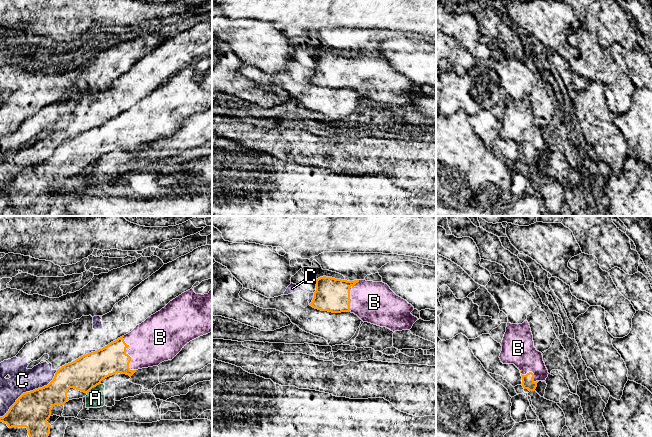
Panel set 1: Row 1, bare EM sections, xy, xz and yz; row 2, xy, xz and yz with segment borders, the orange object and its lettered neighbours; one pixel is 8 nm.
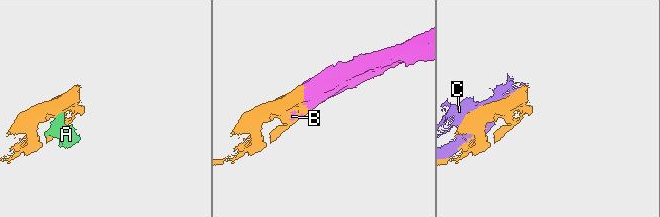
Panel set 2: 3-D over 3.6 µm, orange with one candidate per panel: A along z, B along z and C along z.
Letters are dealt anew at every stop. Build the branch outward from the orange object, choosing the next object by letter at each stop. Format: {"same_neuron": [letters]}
{"same_neuron": ["B"]}

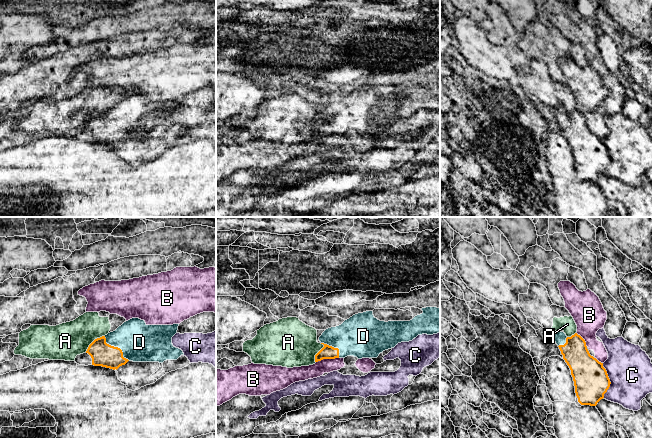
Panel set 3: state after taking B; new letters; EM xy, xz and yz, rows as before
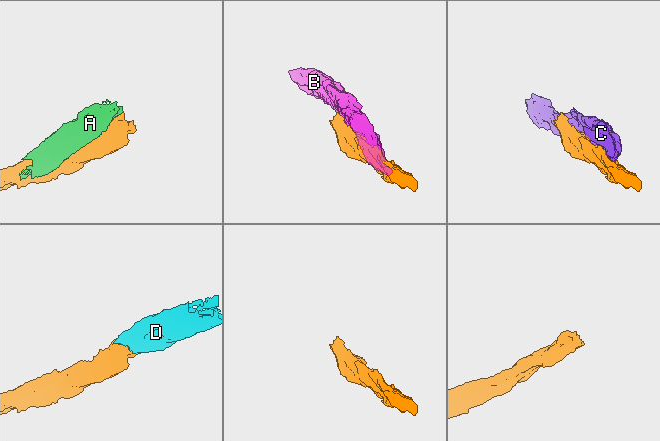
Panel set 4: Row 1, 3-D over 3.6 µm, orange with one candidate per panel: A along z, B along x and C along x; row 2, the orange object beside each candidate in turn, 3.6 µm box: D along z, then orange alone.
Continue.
{"same_neuron": ["D"]}

